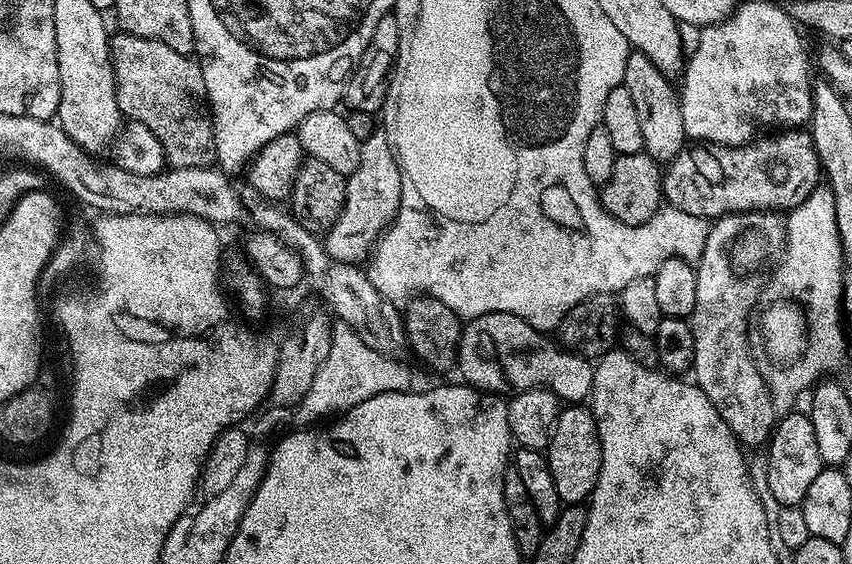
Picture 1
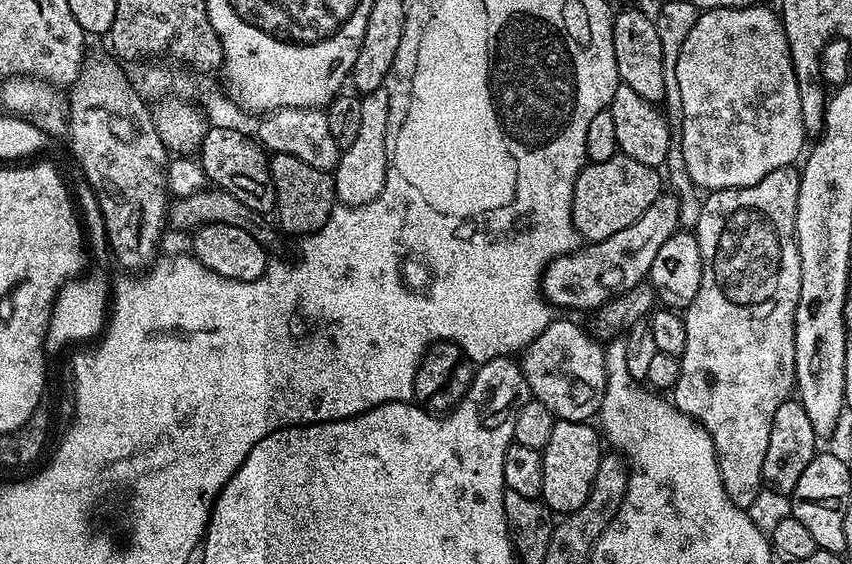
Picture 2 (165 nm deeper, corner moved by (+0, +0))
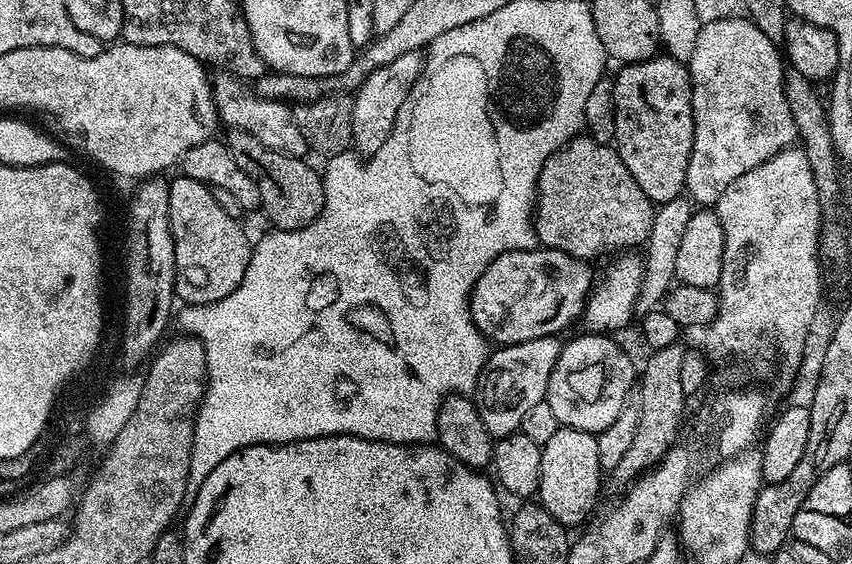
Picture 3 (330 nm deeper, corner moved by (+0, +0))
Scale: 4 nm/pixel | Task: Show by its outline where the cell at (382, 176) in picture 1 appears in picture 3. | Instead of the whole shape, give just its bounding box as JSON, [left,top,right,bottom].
[352,52,424,157]

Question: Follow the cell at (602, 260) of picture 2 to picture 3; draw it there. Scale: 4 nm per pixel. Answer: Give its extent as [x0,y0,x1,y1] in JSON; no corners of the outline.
[470,246,594,346]

